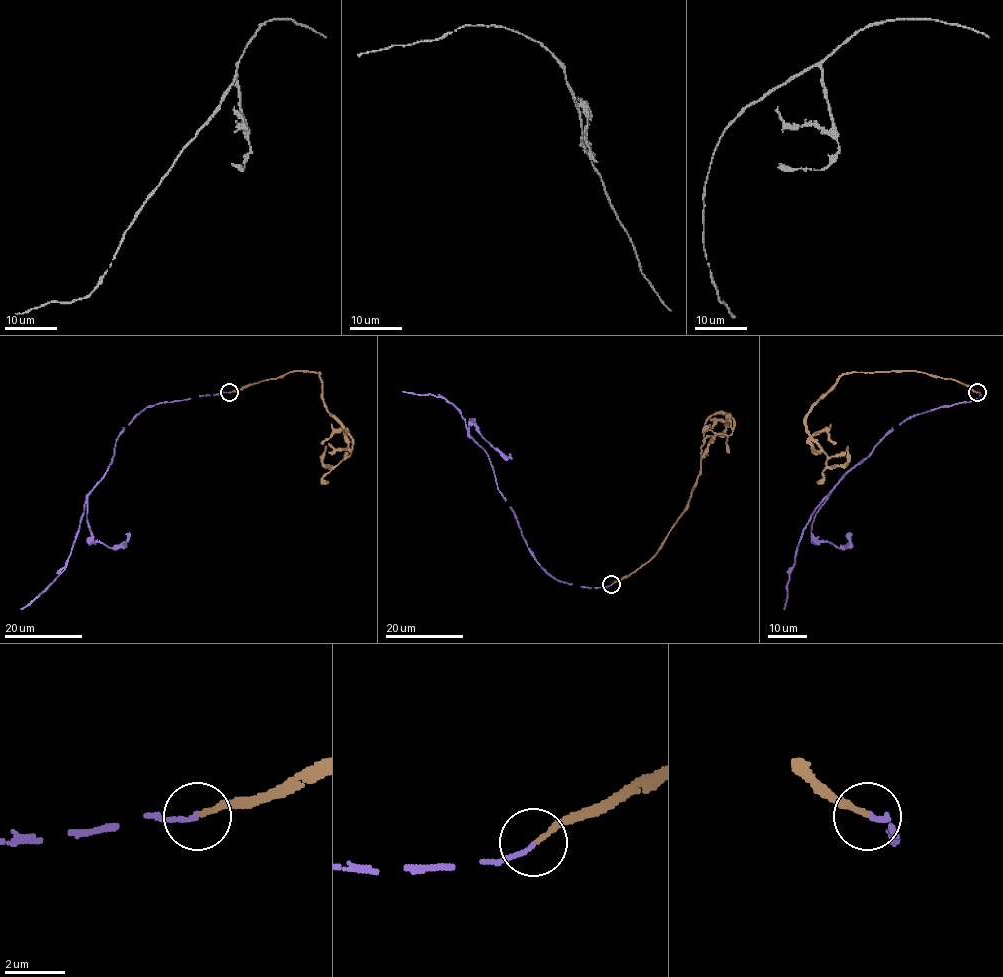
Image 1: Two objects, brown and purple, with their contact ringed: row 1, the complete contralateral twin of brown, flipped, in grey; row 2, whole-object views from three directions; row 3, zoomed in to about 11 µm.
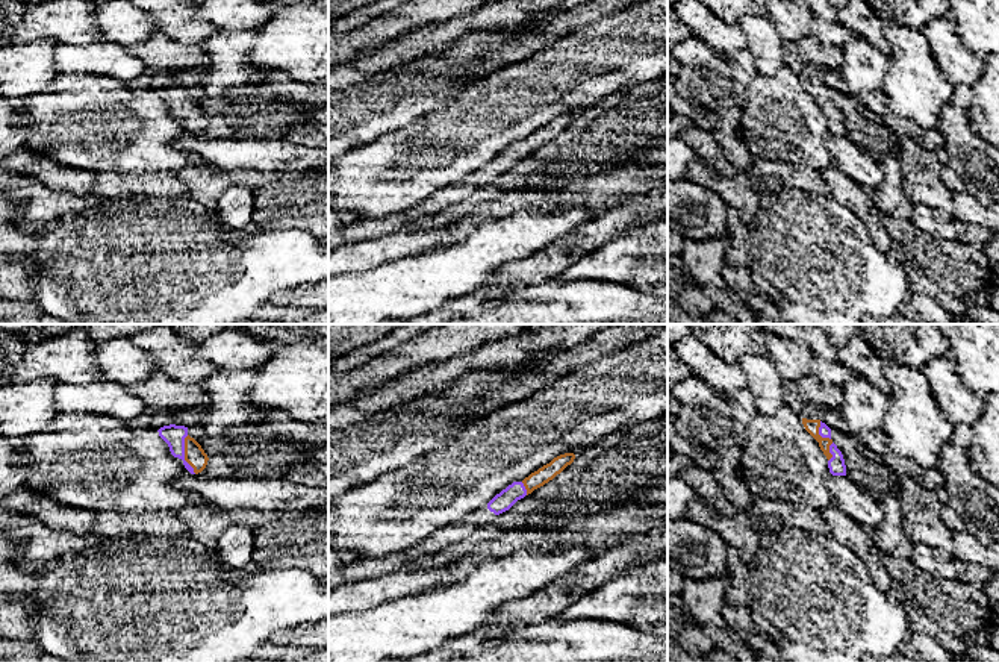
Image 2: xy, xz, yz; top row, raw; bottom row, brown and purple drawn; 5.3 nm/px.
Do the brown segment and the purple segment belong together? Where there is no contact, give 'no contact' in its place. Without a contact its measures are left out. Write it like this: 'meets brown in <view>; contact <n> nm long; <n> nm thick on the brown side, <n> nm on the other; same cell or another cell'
meets brown in xy; contact 220 nm long; 110 nm thick on the brown side, 110 nm on the other; same cell

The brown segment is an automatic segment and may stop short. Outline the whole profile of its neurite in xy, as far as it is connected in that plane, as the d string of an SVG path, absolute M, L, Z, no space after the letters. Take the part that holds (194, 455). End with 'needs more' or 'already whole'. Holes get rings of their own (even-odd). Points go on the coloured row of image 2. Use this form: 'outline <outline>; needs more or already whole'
outline M170 424L157 432L168 444L171 454L182 459L191 474L198 474L206 468L209 457L201 445L188 435L188 427Z; needs more

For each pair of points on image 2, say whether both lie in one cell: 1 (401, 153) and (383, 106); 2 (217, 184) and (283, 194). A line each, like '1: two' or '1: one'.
1: two
2: one

